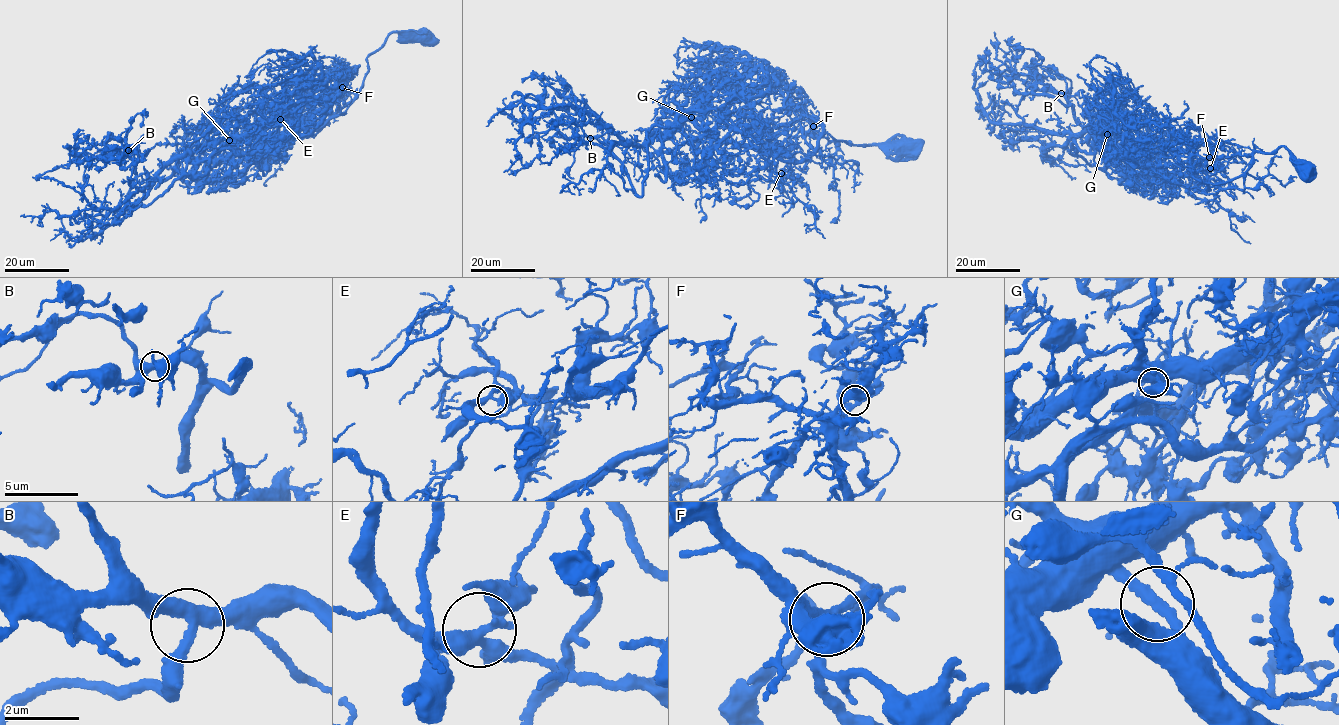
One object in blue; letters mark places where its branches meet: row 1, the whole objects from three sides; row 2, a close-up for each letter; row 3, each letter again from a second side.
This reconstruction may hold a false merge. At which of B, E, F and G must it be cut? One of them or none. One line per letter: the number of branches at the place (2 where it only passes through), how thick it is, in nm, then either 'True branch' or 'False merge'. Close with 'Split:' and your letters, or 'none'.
B: Branches: 3. Thickness 360 nm. True branch
E: Branches: 3. Thickness 320 nm. True branch
F: Branches: 3. Thickness 220 nm. True branch
G: Branches: 2. Thickness 280 nm. False merge
Split: G

